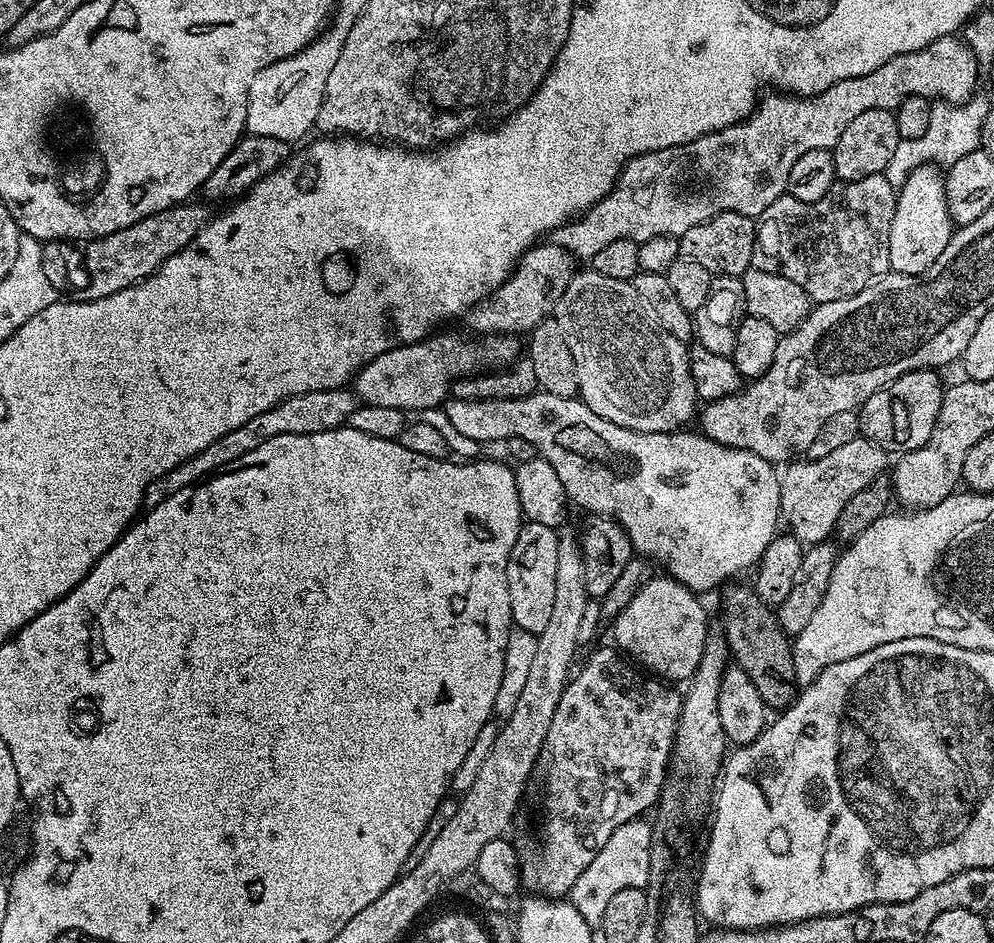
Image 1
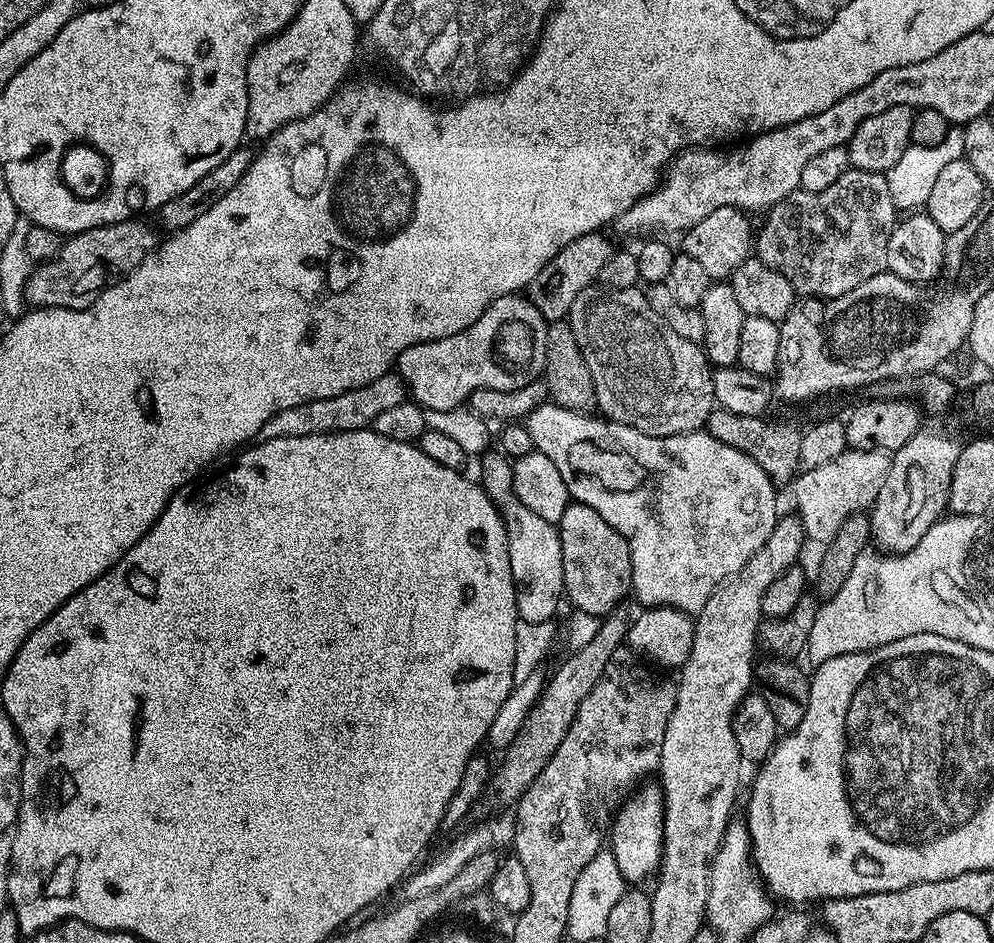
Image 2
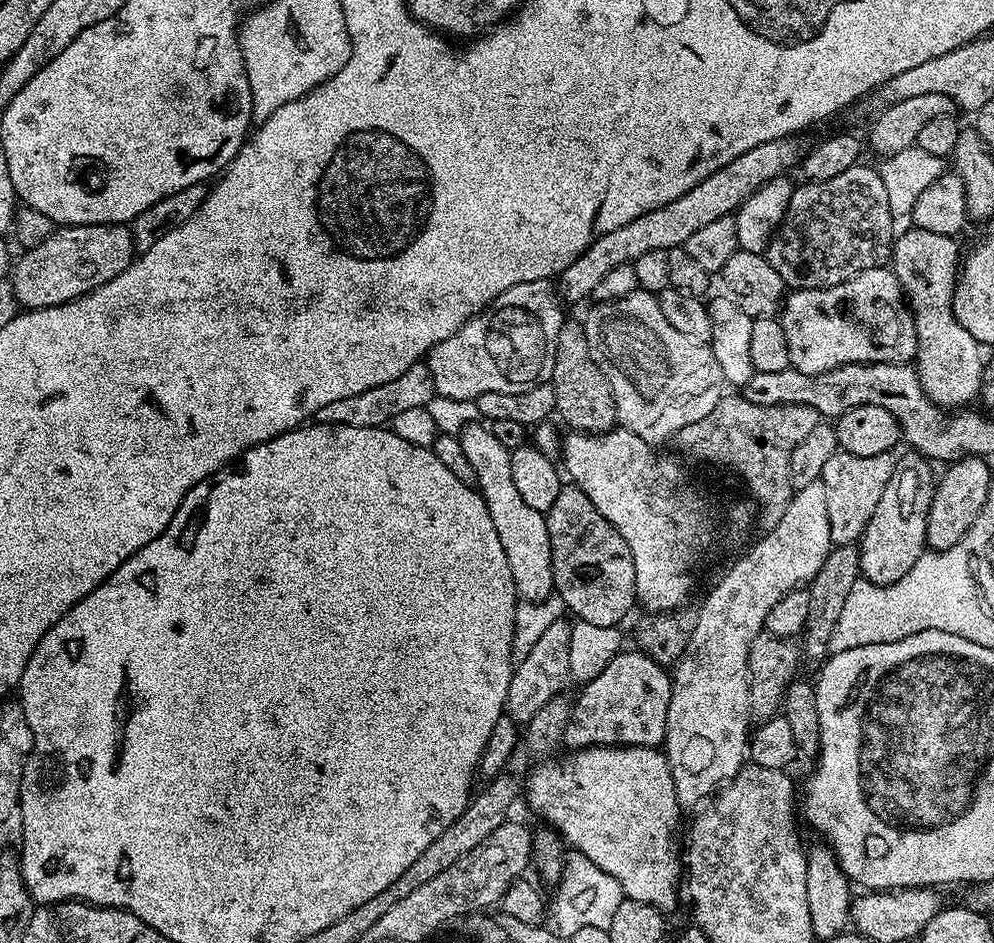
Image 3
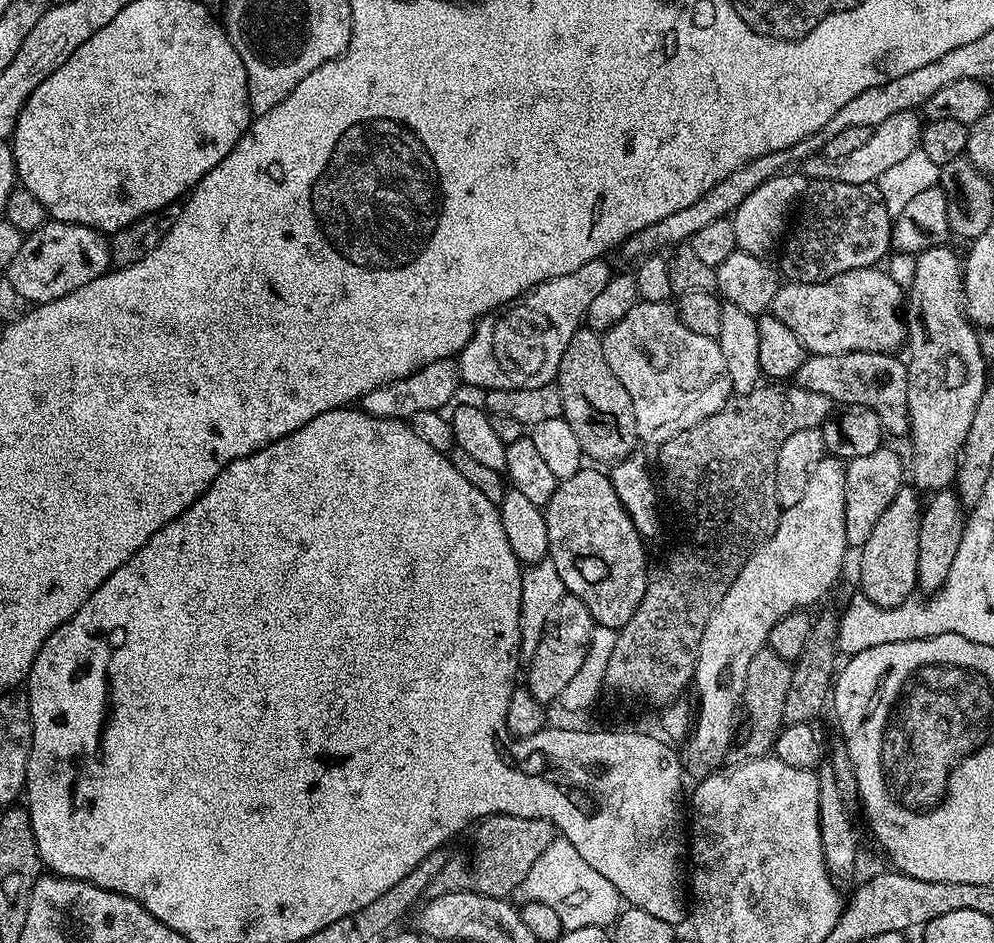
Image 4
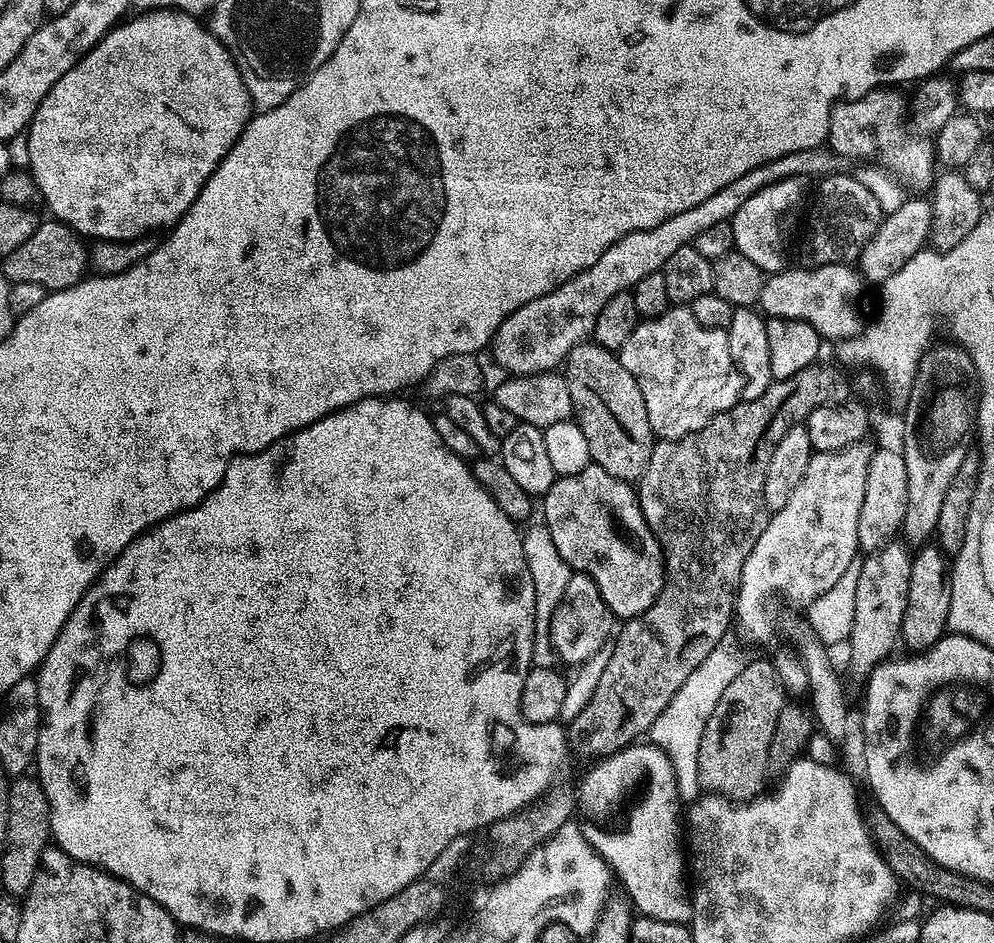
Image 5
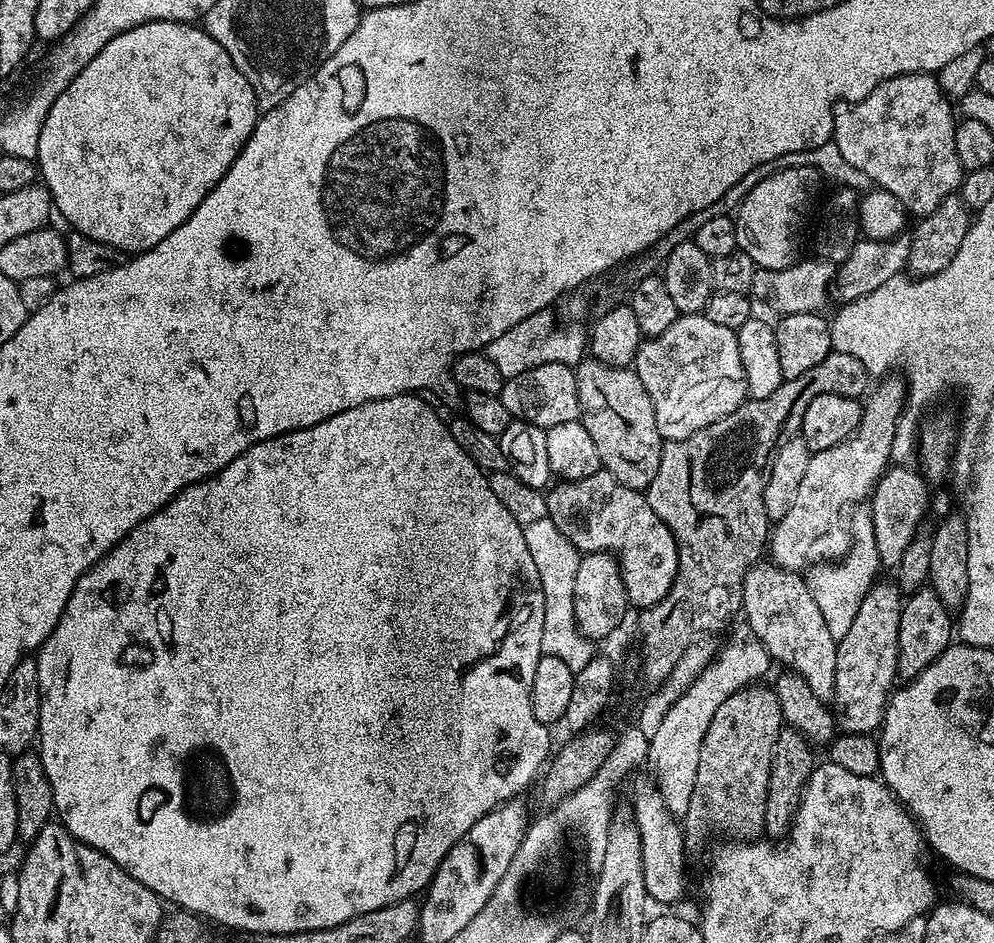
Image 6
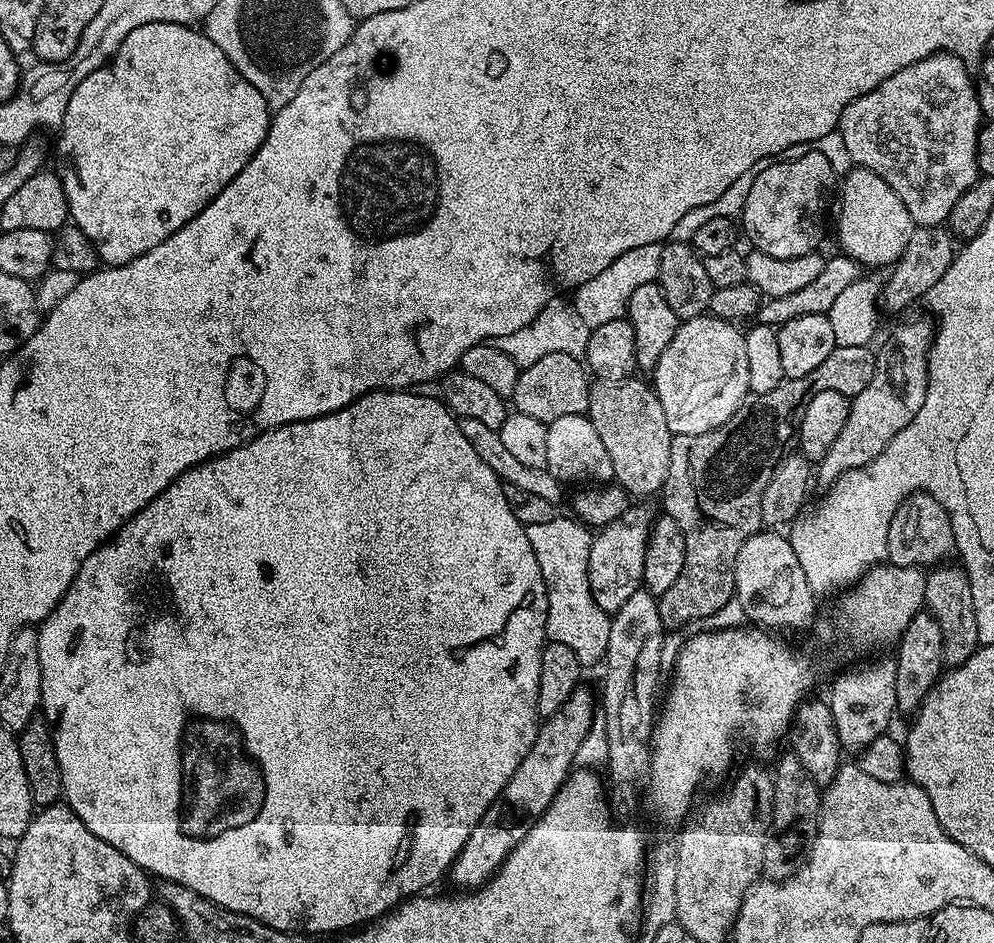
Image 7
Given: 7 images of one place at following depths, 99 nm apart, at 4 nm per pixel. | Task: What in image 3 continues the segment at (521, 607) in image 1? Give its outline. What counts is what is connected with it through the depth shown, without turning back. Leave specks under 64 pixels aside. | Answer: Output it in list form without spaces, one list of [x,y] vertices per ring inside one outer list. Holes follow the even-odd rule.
[[[480,422],[471,424],[462,429],[459,438],[466,459],[470,461],[470,466],[474,466],[475,487],[486,502],[486,510],[490,510],[490,519],[494,522],[494,530],[498,530],[502,550],[506,550],[506,562],[514,578],[517,597],[521,601],[546,599],[554,592],[554,570],[547,515],[532,509],[518,495],[510,471],[511,451],[502,446],[498,438],[494,438],[491,427]]]

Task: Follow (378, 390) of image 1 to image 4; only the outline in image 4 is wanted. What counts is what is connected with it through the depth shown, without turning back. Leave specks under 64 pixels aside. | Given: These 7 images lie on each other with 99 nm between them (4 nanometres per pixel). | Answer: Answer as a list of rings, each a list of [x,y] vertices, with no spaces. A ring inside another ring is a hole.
[[[604,258],[591,260],[586,262],[586,266],[578,266],[578,270],[570,274],[550,278],[534,286],[523,296],[517,296],[511,304],[482,317],[476,323],[474,334],[458,354],[461,381],[470,387],[494,390],[530,390],[534,386],[553,383],[562,362],[562,354],[566,354],[570,338],[574,338],[574,334],[582,326],[582,318],[587,317],[590,302],[594,302],[594,298],[605,289],[614,275],[614,269],[606,261]]]

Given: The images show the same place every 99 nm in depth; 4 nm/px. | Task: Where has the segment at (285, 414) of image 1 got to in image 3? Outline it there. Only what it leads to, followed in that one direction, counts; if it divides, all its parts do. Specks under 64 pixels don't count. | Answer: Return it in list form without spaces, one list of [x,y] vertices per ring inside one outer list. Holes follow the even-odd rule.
[[[421,362],[410,366],[406,374],[398,374],[394,382],[382,382],[382,386],[374,386],[374,390],[362,390],[362,394],[350,394],[350,398],[338,398],[338,402],[330,402],[322,406],[314,420],[316,424],[335,426],[354,426],[355,428],[383,428],[391,425],[394,414],[410,410],[413,406],[426,408],[436,395],[434,378],[430,374],[427,363]]]

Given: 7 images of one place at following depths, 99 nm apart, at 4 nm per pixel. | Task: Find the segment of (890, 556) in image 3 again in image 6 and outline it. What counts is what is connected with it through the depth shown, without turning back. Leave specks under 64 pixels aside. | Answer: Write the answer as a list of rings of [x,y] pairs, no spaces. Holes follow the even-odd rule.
[[[877,582],[872,585],[866,598],[862,598],[862,606],[858,606],[858,614],[846,638],[838,641],[831,703],[841,733],[872,734],[884,721],[888,697],[898,680],[898,622],[902,592],[895,583],[892,584]]]

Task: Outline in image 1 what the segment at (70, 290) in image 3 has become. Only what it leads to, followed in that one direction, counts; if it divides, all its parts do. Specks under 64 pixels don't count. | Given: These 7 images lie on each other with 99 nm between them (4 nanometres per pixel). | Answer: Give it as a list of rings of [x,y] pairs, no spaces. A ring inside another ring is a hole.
[[[192,203],[175,204],[173,208],[134,222],[134,226],[126,226],[114,234],[87,241],[85,248],[88,249],[82,252],[84,268],[88,271],[87,299],[97,300],[128,288],[131,284],[139,284],[147,276],[153,276],[171,256],[178,254],[178,250],[186,247],[210,219],[210,212],[203,208],[203,203]]]

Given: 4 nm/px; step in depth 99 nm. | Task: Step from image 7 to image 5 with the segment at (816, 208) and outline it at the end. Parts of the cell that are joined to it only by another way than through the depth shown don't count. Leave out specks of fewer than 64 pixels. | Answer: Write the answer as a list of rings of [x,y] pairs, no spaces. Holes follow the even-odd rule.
[[[802,176],[786,178],[782,182],[774,182],[758,194],[753,194],[731,218],[732,229],[734,230],[735,251],[741,252],[754,266],[758,266],[766,274],[783,272],[786,267],[784,251],[788,248],[788,239],[792,231],[797,231],[802,220],[802,209],[805,207],[804,195],[809,195],[809,181]]]

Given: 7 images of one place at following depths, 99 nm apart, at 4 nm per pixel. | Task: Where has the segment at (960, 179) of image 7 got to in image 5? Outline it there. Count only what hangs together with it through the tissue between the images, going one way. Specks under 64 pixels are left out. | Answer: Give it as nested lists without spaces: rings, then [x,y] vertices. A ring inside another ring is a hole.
[[[885,86],[882,88],[876,88],[872,92],[868,92],[862,98],[857,100],[845,100],[841,99],[832,108],[832,113],[830,114],[830,126],[828,127],[828,139],[826,141],[827,147],[831,148],[832,151],[846,159],[848,162],[853,162],[859,158],[859,156],[881,156],[884,161],[882,161],[883,167],[887,169],[888,172],[892,174],[904,186],[905,189],[911,190],[913,188],[913,193],[924,194],[931,189],[932,185],[936,183],[938,179],[938,161],[936,158],[936,145],[931,139],[921,138],[919,135],[912,134],[909,140],[904,140],[904,124],[906,128],[906,96],[904,100],[903,91],[897,90],[892,86]]]

